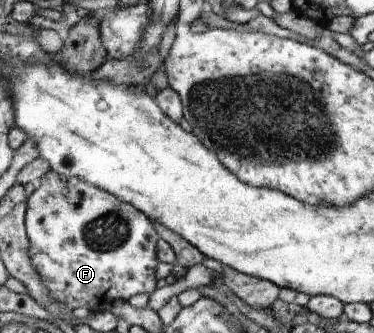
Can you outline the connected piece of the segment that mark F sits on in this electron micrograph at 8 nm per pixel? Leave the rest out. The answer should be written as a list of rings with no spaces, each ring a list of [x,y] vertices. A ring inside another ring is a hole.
[[[49,172],[39,182],[37,189],[30,195],[28,201],[28,210],[26,213],[26,230],[30,239],[30,246],[28,247],[31,254],[32,264],[37,268],[40,278],[43,280],[45,287],[48,289],[48,293],[54,299],[55,302],[61,302],[68,307],[69,310],[75,308],[90,308],[93,307],[93,297],[97,299],[103,299],[103,301],[116,301],[119,300],[129,302],[133,296],[139,294],[151,294],[157,289],[157,268],[160,264],[158,256],[158,241],[161,239],[158,230],[155,229],[154,221],[151,221],[150,217],[140,209],[137,209],[133,204],[123,201],[120,197],[117,197],[114,193],[101,189],[95,184],[90,184],[84,179],[78,177],[64,178],[58,173]]]

